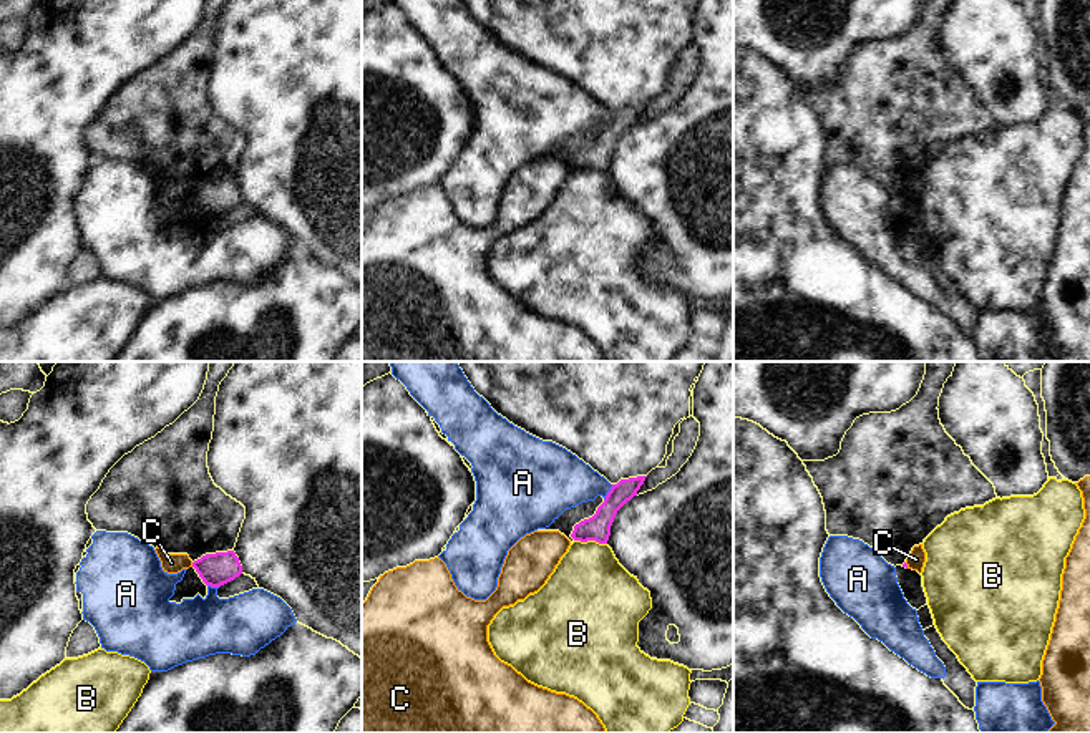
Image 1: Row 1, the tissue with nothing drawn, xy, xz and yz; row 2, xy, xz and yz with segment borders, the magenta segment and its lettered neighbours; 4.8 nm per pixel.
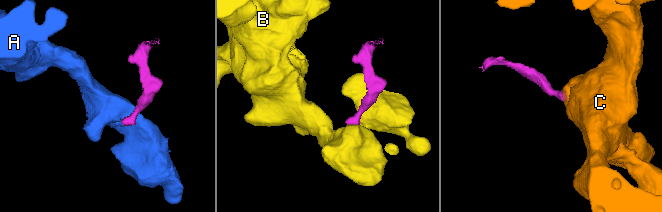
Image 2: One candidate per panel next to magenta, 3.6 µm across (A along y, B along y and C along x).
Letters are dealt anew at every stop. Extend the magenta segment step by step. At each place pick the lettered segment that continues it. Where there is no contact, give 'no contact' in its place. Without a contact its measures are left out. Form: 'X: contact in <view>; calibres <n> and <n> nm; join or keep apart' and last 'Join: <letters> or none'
A: contact in xz; calibres 130 and 300 nm; keep apart
B: contact in xz; calibres 130 and 400 nm; keep apart
C: contact in xy; calibres 160 and 100 nm; keep apart
Join: none

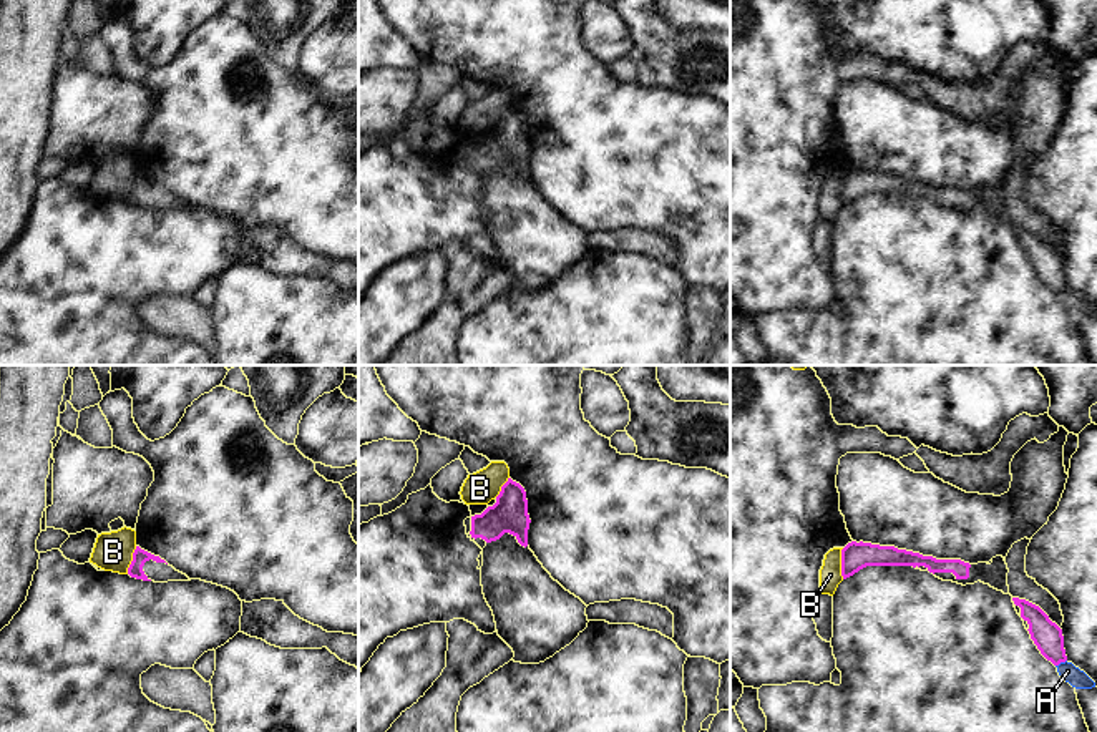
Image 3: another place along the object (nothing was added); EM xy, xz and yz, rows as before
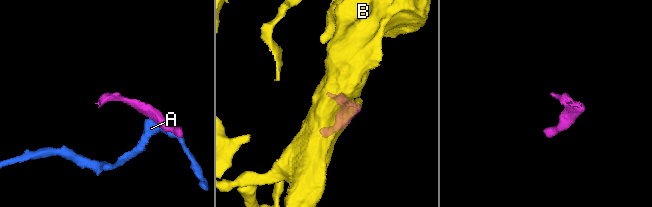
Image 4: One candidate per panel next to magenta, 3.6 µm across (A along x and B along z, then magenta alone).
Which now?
A: contact in yz; calibres 140 and 90 nm; keep apart
B: contact in yz; calibres 140 and 110 nm; keep apart
Join: none

